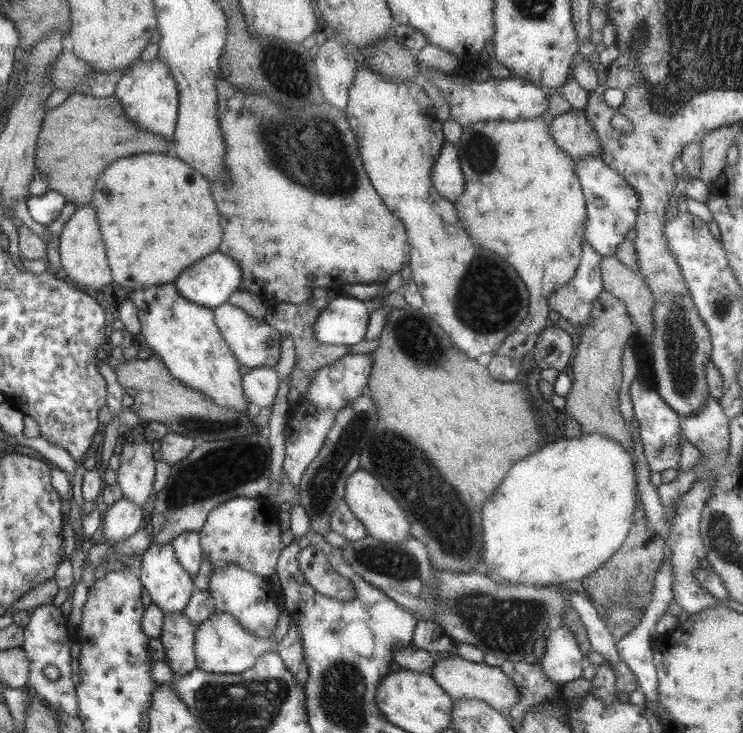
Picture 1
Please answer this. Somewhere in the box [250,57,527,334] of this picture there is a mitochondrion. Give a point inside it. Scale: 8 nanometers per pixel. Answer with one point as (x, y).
(481, 151)

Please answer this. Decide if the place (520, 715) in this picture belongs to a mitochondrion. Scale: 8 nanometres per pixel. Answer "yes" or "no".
no

